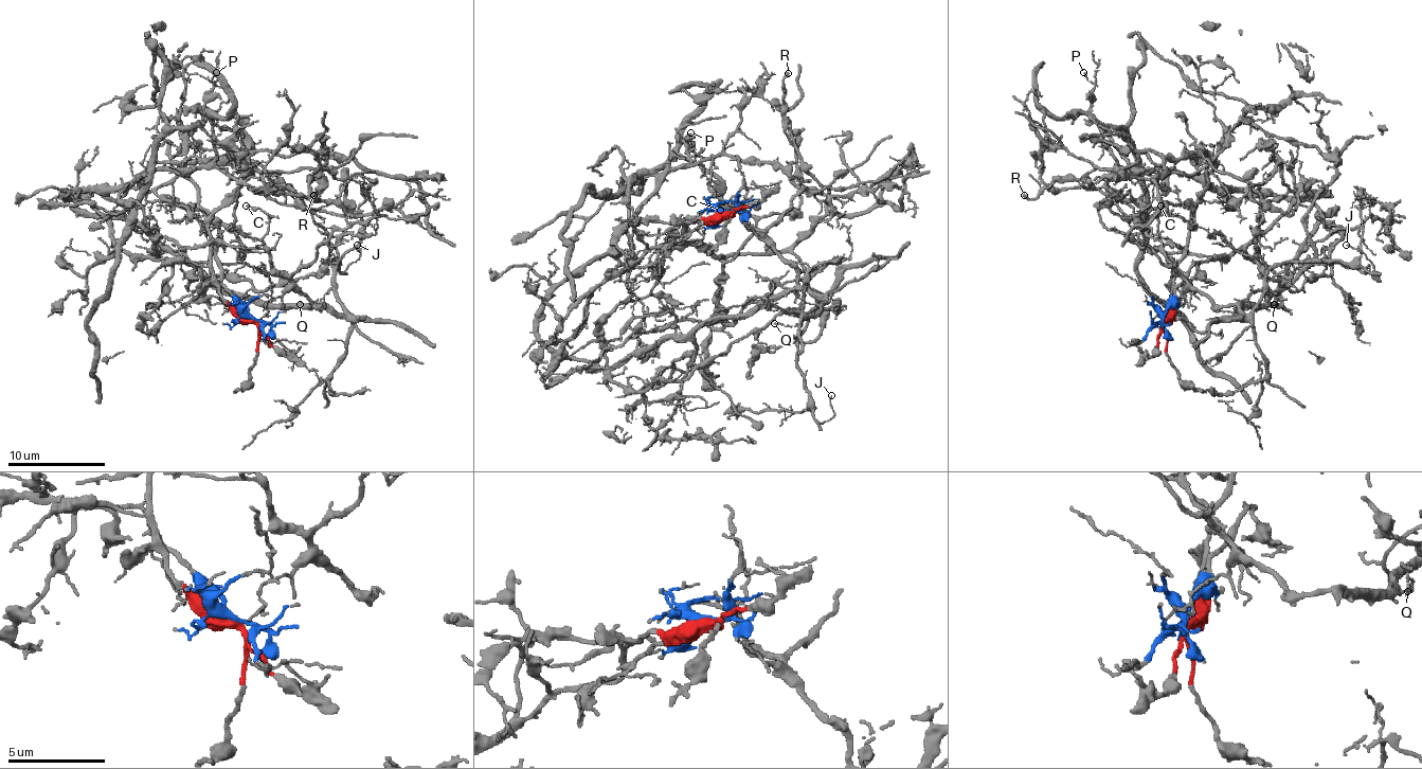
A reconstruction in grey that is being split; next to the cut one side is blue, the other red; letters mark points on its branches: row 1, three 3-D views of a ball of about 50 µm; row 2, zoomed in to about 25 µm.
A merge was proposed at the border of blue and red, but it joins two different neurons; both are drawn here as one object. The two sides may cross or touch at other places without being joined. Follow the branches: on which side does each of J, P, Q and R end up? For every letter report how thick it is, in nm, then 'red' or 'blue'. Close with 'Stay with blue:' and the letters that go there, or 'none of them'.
J: 100 nm thick; red
P: 120 nm thick; blue
Q: 100 nm thick; red
R: 220 nm thick; red
Stay with blue: P

